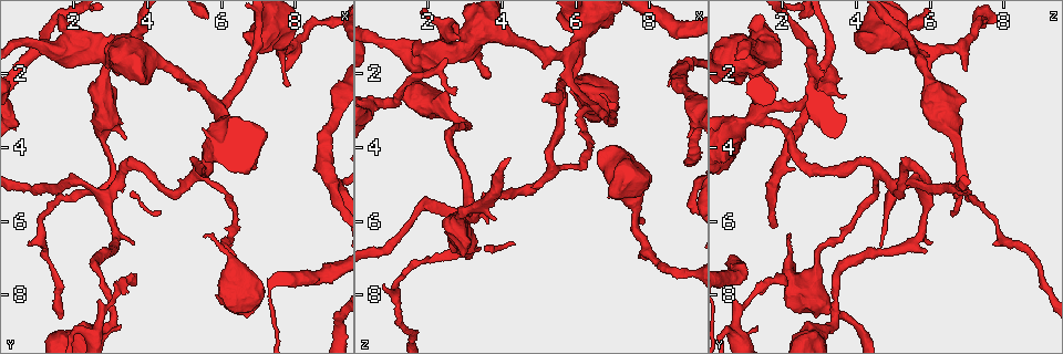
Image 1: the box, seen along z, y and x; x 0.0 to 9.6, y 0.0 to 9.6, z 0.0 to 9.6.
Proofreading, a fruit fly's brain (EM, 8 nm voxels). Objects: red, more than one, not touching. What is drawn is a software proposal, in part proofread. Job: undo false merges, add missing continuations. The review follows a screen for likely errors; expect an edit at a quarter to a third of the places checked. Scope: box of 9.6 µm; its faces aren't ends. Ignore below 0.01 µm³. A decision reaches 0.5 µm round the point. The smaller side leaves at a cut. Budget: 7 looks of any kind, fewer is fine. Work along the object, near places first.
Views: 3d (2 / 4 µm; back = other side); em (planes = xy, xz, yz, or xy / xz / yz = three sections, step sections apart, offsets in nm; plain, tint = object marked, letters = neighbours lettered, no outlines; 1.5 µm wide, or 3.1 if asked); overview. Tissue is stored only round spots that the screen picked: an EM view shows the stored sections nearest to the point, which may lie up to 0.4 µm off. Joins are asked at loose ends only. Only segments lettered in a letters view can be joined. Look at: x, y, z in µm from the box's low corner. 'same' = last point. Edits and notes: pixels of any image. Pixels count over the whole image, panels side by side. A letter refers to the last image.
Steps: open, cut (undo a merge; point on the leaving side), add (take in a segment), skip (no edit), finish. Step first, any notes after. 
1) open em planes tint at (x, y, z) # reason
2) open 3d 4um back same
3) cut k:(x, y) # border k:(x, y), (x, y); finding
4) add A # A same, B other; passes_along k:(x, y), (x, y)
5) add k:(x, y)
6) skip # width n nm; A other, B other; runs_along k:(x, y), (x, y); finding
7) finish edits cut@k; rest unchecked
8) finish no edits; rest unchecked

open em planes letters at (2.05, 4.90, 5.60)

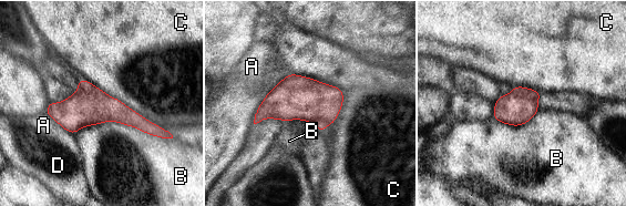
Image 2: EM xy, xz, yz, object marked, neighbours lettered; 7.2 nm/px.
skip # A other, B other, C other, D other; runs_along 2:(49, 110), (114, 110), (158, 132); continuous, no second neuron

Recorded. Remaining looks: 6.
open em planes letters at (6.60, 0.95, 4.10) # an open end

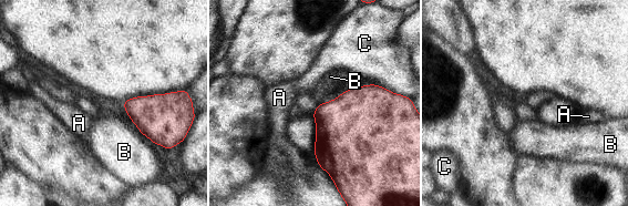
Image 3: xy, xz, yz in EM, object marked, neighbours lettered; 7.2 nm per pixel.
skip # longest_contact B 160 nm; A other, B other, C other; none of them fits

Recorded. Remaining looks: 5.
open em planes letters at (7.90, 1.30, 6.85) # branch point

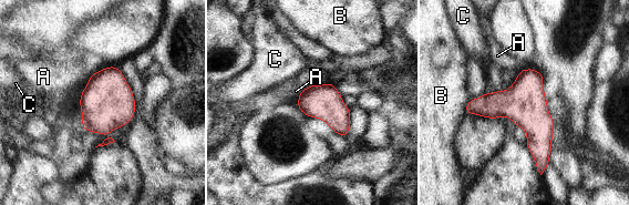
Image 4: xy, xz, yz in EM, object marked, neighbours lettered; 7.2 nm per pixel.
skip # width 260 nm; A other, B other, C other; border 4:(92, 74), (88, 78); continuous, no second neuron

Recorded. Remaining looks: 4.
finish no edits; rest unchecked

